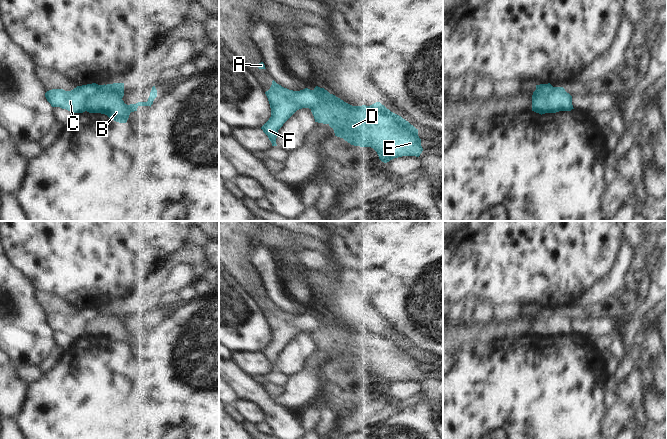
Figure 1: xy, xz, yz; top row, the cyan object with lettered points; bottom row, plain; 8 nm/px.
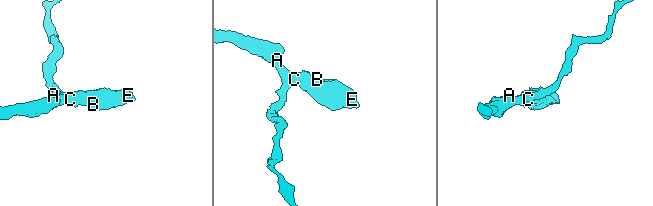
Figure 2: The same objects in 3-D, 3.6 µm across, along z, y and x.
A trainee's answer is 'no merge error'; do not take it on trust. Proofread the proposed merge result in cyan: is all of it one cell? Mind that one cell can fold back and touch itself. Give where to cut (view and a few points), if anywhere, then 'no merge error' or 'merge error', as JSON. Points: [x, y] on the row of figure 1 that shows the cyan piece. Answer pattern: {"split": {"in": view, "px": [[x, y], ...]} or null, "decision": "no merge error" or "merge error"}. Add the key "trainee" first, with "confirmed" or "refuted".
{"trainee": "refuted", "split": {"in": "xy", "px": [[100, 85], [85, 100], [84, 110]]}, "decision": "merge error"}

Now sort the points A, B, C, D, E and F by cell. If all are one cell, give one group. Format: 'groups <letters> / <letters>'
groups A C F / B D E

